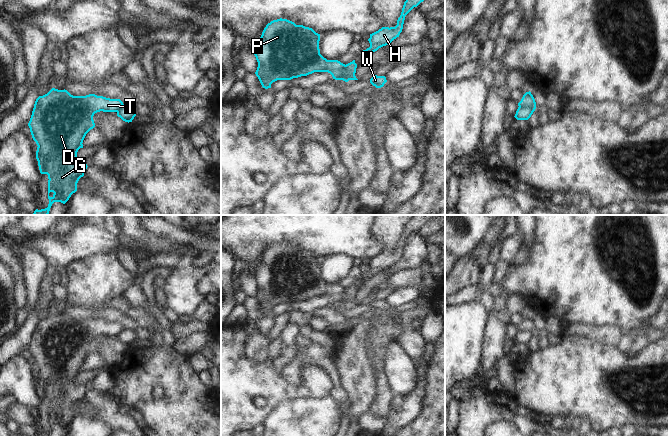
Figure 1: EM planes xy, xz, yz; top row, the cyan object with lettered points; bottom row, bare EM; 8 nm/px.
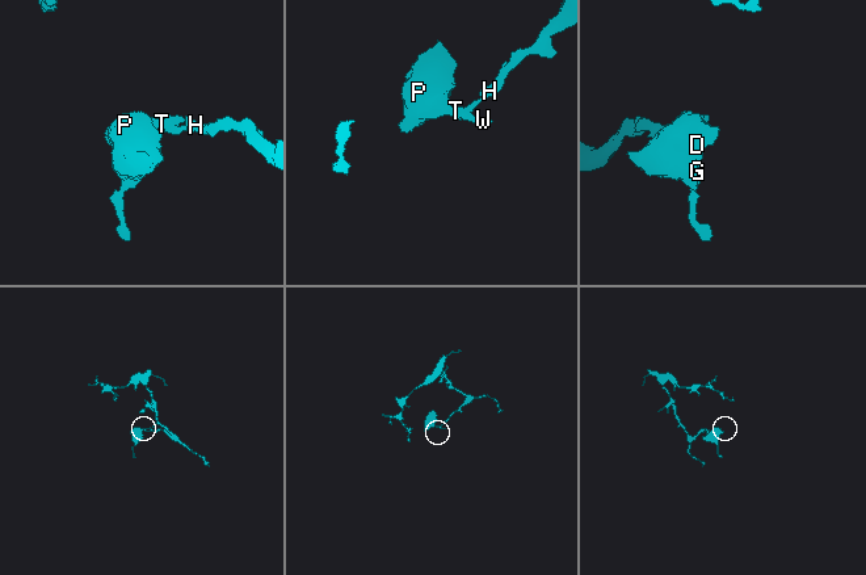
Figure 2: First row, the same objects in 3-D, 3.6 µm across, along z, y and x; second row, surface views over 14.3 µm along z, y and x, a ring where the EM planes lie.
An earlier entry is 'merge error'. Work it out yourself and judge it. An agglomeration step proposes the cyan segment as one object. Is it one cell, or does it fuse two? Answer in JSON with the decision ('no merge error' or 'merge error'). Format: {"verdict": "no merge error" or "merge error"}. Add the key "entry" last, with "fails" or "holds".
{"verdict": "merge error", "entry": "holds"}

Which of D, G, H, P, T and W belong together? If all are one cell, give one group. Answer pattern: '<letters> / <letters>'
D G P T W / H

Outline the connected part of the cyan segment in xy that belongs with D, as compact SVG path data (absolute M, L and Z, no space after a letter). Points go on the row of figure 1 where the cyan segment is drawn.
M55 88L36 99L28 126L38 146L36 159L40 173L48 175L49 204L45 209L36 209L32 215L48 215L54 202L65 204L77 191L77 183L88 167L86 160L77 157L77 152L83 148L82 143L86 134L95 127L94 114L100 111L118 112L123 106L120 99L110 99L95 94L73 96L65 89Z

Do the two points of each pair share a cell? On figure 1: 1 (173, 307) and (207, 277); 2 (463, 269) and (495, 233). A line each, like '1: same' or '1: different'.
1: same
2: same

